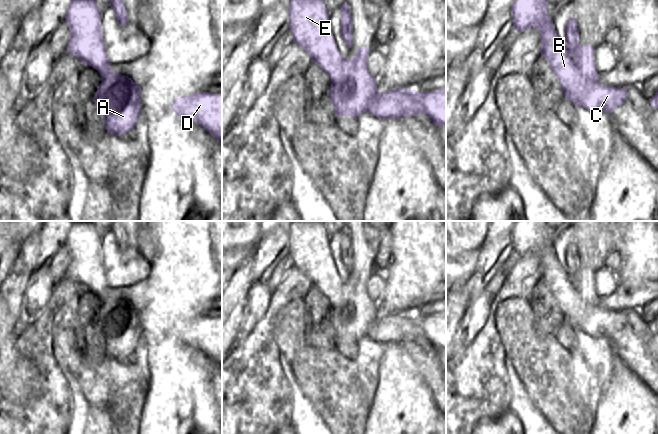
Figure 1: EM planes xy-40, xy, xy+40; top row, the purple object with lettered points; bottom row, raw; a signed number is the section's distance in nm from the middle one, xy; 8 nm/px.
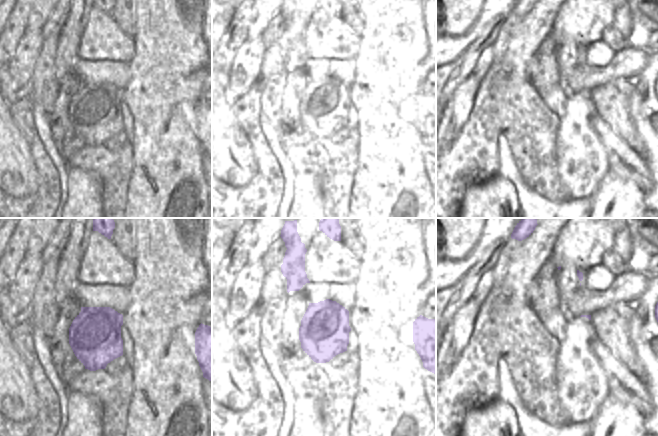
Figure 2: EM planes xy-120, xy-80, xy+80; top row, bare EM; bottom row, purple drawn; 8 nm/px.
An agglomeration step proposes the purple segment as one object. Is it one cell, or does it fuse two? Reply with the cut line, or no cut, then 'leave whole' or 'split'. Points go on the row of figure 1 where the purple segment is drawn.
xy+40 (598, 83), (585, 97), (583, 106) | split

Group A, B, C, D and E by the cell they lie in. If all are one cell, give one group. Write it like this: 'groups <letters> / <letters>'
groups A B E / C D

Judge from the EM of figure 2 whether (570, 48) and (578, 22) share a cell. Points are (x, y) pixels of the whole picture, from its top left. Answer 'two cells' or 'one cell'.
two cells

